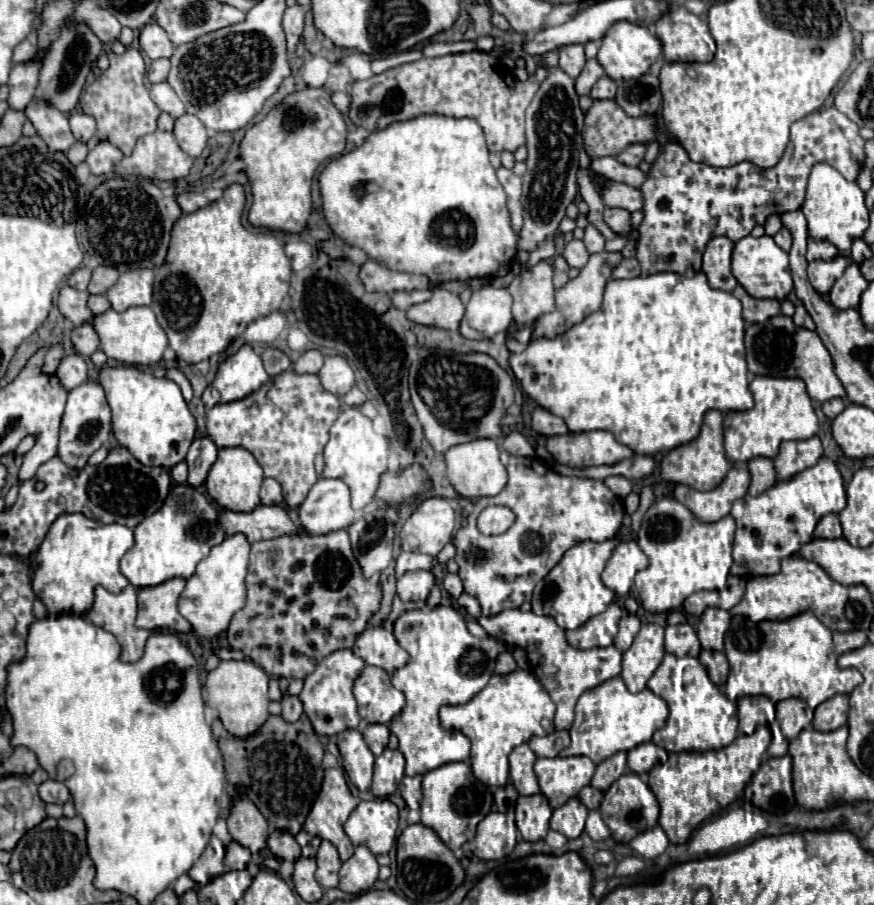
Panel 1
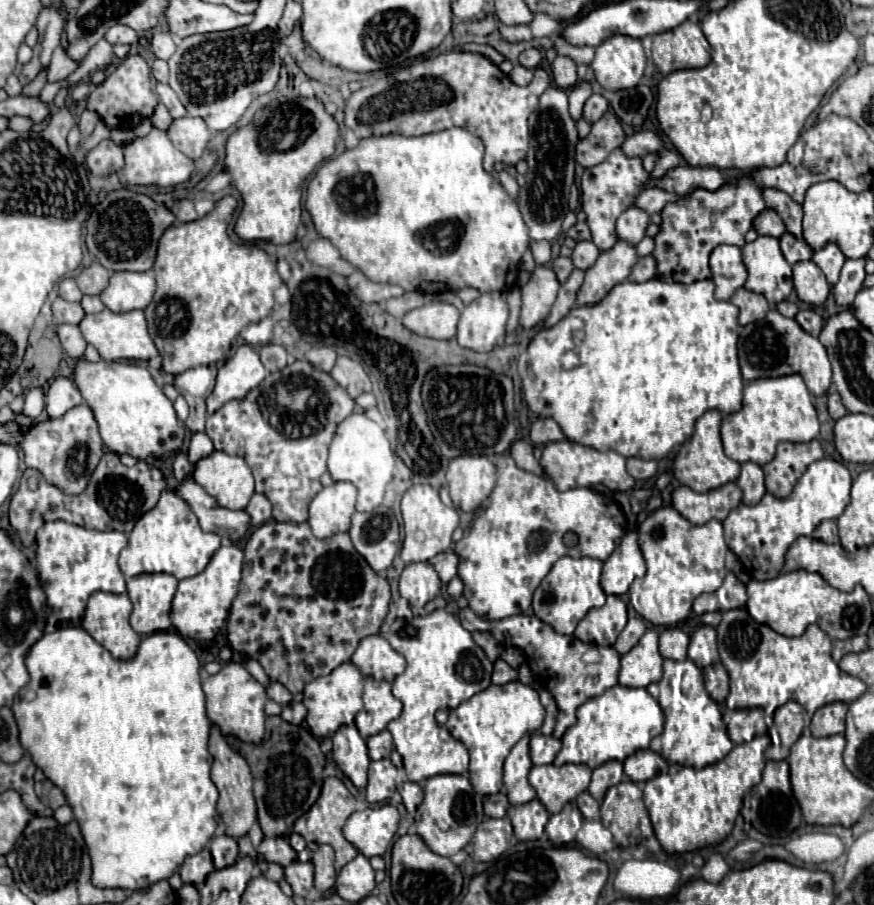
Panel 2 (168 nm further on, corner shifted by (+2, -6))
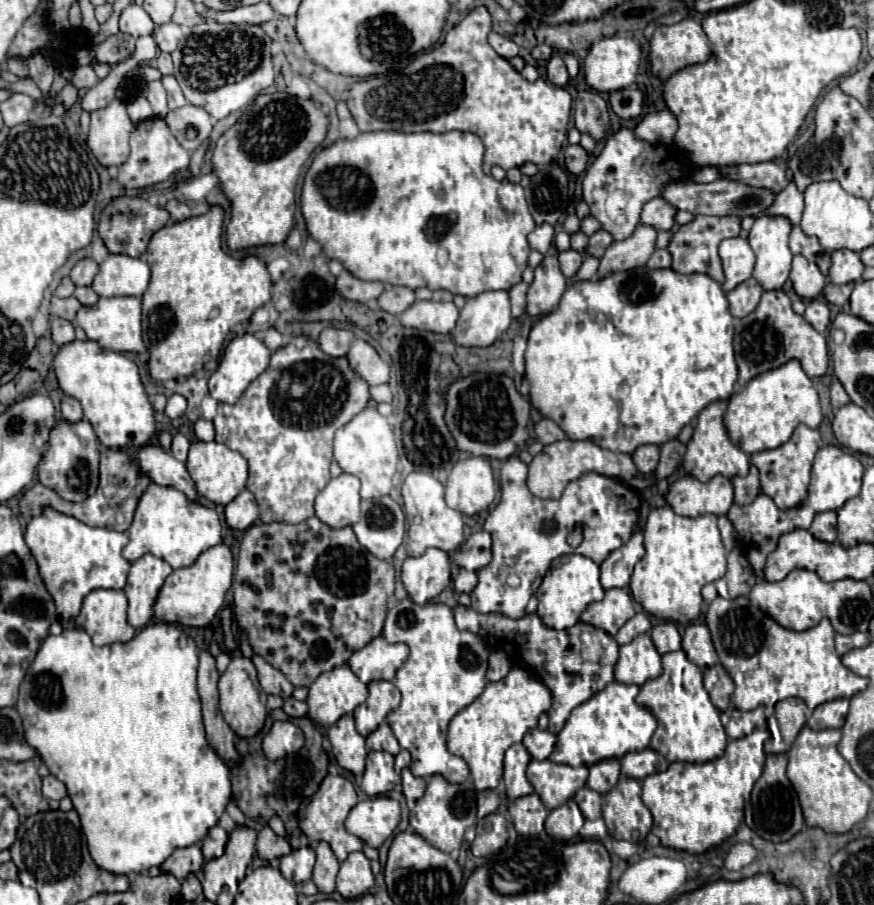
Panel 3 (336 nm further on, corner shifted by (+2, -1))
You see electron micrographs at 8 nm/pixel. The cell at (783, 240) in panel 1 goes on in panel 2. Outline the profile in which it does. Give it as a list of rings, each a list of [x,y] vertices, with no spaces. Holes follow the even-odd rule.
[[[788,232],[780,238],[780,246],[782,246],[784,258],[790,264],[796,264],[800,260],[810,260],[814,254],[814,250],[804,242],[804,238],[794,238],[794,234],[788,234]]]

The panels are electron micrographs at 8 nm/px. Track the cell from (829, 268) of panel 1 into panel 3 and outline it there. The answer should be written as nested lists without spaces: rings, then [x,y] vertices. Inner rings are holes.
[[[794,255],[790,281],[802,299],[816,299],[826,285],[826,275],[816,263],[810,263],[802,255]]]

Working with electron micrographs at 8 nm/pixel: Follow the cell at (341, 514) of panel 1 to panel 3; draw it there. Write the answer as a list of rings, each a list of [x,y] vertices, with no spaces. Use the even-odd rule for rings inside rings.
[[[342,473],[318,493],[314,509],[316,517],[332,529],[354,525],[360,517],[360,481],[354,475]]]

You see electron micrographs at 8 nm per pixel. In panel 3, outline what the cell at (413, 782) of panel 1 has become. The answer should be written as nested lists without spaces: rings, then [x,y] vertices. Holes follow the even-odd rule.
[[[402,769],[400,777],[402,777],[402,791],[404,791],[404,797],[408,801],[416,801],[416,799],[420,799],[424,795],[426,781],[422,777],[414,777],[410,773],[410,769]]]

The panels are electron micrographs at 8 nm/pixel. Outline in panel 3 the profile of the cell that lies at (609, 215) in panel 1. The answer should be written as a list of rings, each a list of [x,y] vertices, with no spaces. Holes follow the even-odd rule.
[[[656,197],[644,205],[640,223],[650,225],[654,229],[670,229],[674,225],[674,213],[676,213],[674,207],[670,207],[664,199]]]

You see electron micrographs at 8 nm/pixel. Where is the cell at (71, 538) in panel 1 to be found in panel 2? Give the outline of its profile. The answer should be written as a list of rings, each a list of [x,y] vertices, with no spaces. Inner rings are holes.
[[[54,520],[54,522],[46,522],[38,534],[36,534],[36,562],[38,562],[38,576],[40,576],[40,584],[42,590],[46,592],[48,598],[48,624],[78,624],[84,608],[86,608],[86,600],[92,592],[96,590],[104,590],[104,592],[114,592],[114,594],[122,594],[126,592],[126,580],[122,570],[118,568],[118,554],[120,550],[126,546],[128,538],[122,532],[96,532],[96,530],[88,530],[76,524],[68,524],[64,520]]]

